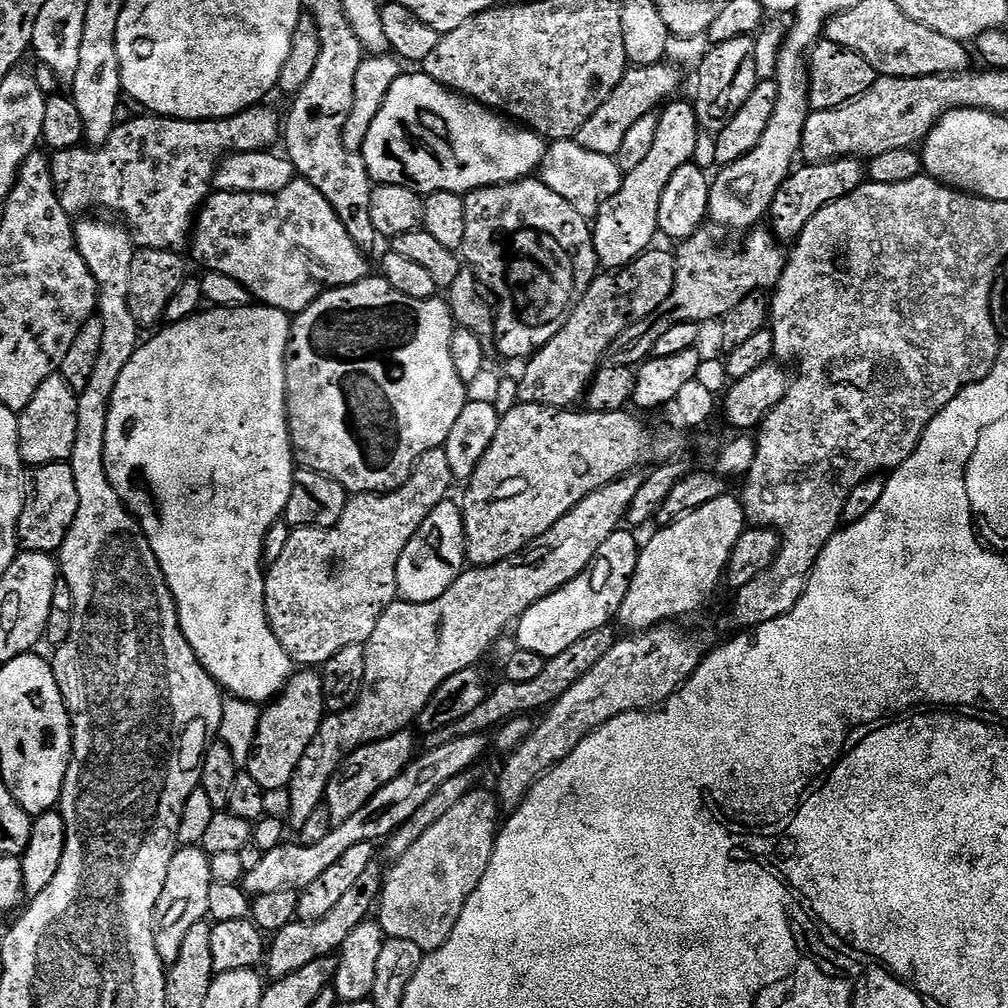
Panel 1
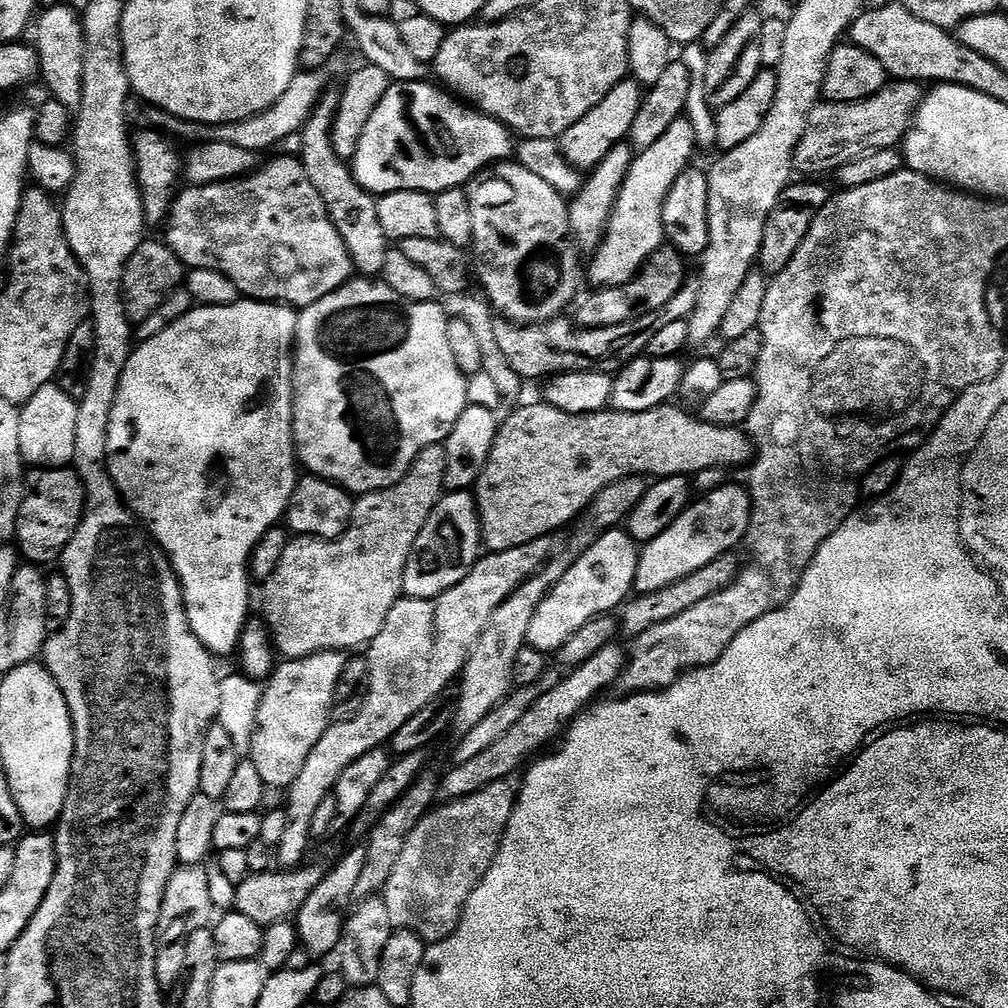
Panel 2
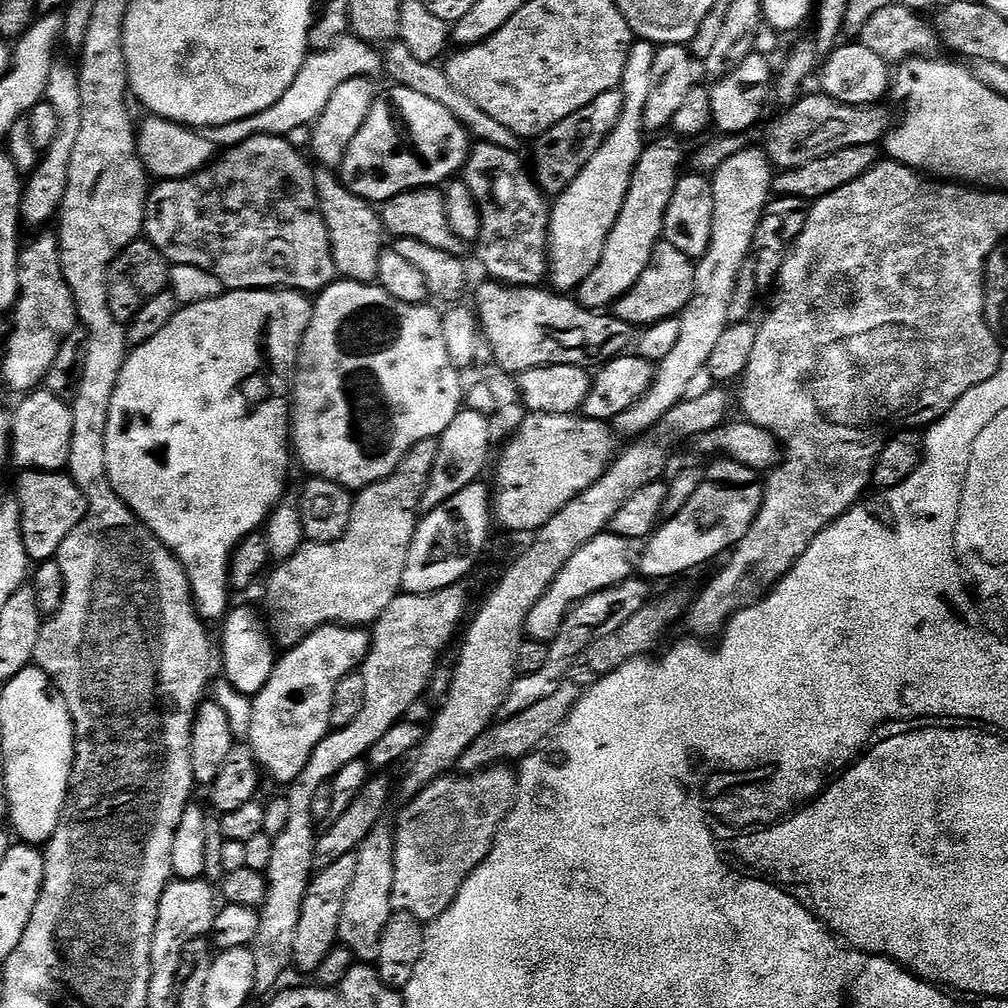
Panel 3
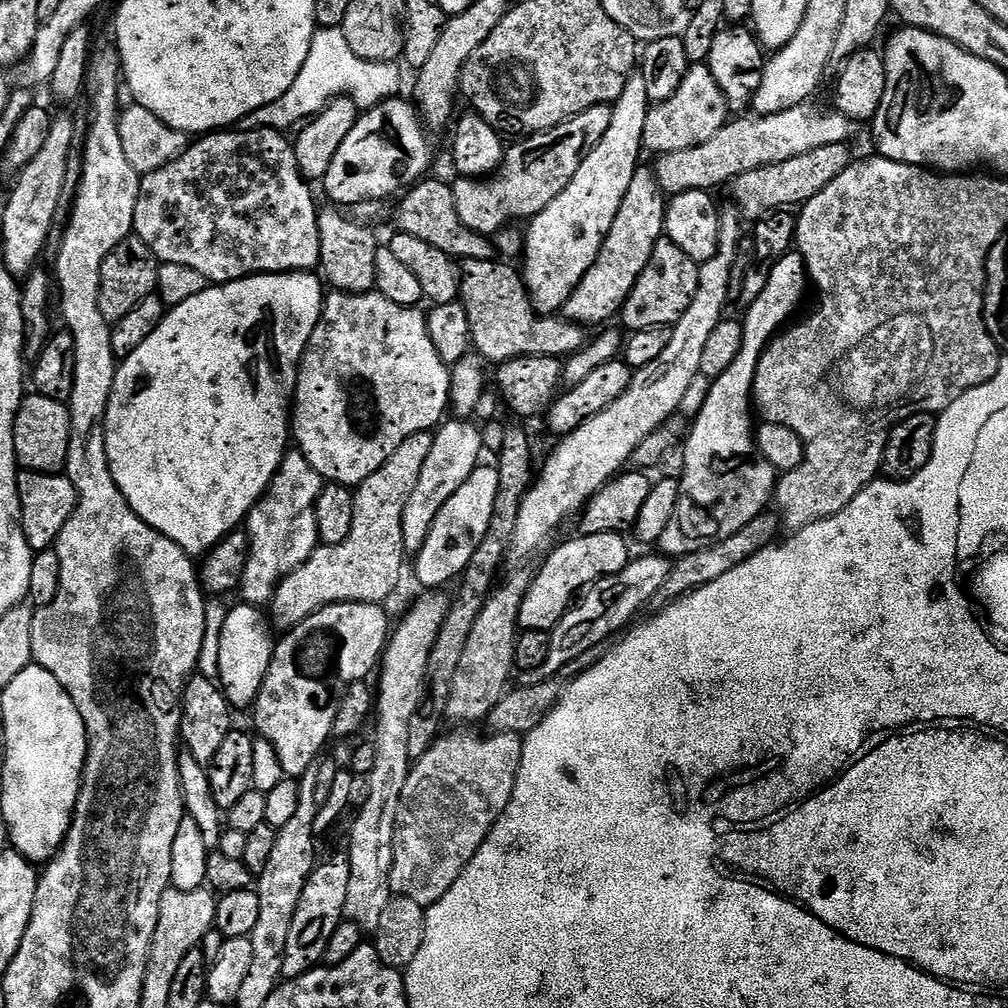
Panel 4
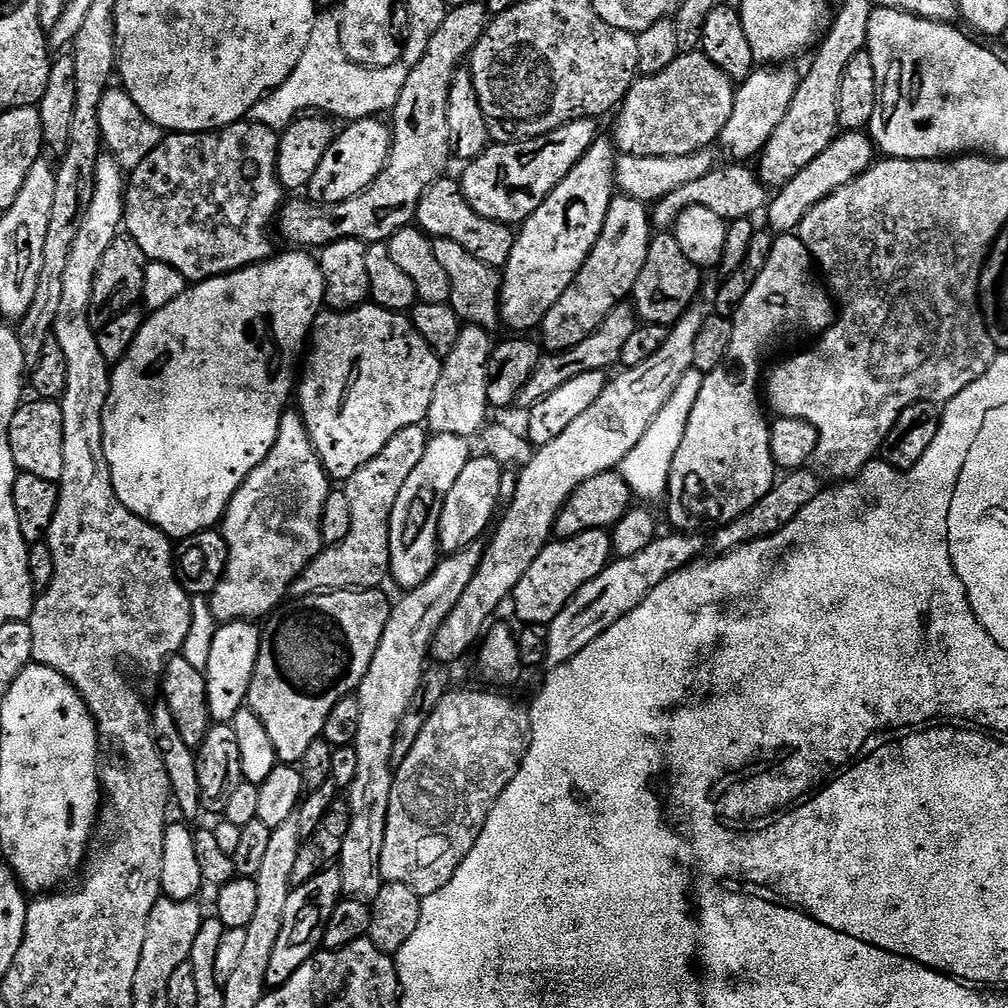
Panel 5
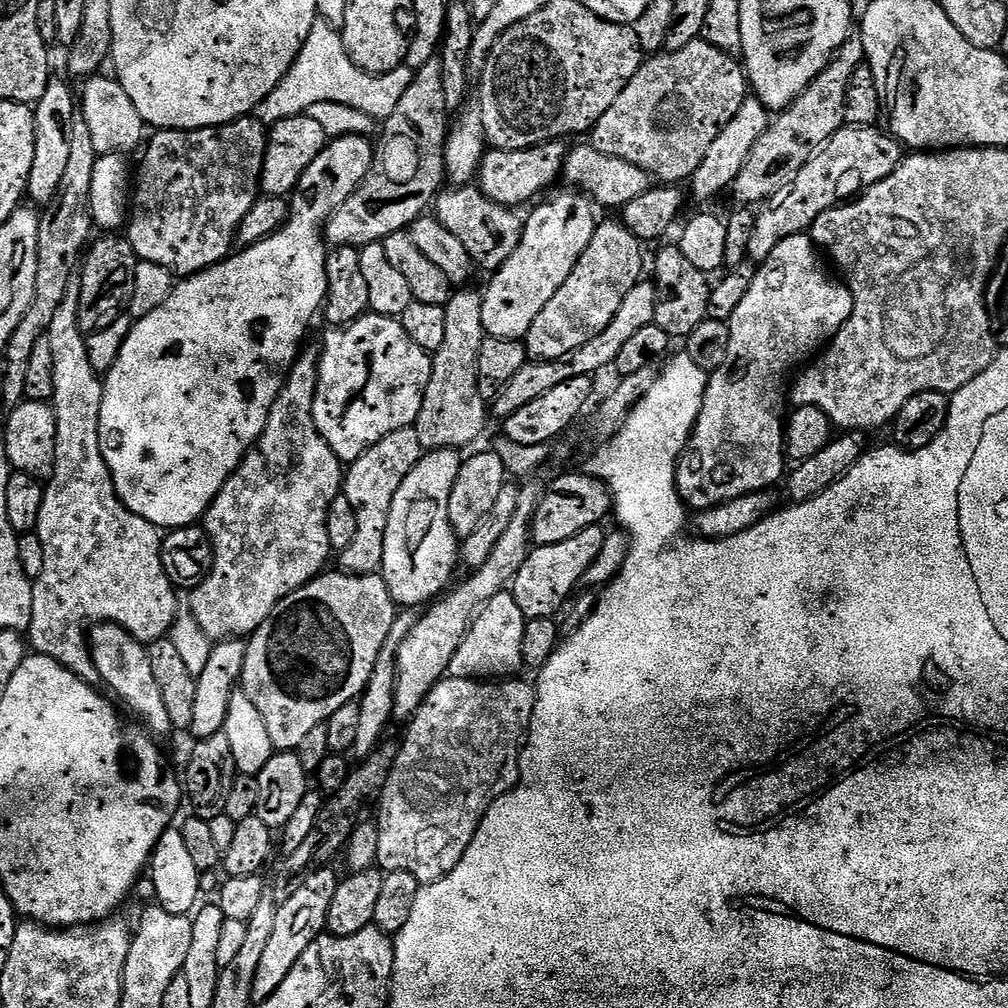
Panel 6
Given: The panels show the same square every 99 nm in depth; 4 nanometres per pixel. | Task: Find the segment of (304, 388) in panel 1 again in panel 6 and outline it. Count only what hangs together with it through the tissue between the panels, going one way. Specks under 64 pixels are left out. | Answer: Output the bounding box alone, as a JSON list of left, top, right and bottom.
[314,314,432,465]

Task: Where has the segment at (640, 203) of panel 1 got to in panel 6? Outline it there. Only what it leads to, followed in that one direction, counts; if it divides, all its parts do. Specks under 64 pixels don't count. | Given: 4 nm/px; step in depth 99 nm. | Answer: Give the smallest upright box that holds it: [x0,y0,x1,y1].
[526,219,645,361]

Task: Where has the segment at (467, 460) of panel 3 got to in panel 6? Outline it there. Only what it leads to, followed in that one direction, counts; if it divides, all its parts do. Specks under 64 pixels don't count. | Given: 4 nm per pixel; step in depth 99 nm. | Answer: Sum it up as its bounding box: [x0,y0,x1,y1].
[382,448,461,605]

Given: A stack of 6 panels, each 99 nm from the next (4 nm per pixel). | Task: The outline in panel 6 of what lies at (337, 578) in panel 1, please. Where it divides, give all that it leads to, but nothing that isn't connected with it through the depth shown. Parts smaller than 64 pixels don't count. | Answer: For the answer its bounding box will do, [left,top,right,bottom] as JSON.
[338,427,425,573]

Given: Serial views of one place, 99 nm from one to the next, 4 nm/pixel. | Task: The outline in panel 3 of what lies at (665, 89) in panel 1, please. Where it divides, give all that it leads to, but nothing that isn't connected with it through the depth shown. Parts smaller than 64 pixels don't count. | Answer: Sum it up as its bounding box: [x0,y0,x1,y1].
[530,91,623,194]

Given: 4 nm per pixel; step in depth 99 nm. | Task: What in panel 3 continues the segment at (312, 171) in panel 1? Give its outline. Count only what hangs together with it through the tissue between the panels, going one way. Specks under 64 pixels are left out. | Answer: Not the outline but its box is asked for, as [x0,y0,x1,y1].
[315,170,386,284]

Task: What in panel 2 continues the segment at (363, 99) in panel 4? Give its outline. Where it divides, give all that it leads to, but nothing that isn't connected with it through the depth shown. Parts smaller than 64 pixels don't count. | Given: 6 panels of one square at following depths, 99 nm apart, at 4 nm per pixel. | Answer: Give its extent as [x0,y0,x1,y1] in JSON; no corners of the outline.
[140,70,325,154]

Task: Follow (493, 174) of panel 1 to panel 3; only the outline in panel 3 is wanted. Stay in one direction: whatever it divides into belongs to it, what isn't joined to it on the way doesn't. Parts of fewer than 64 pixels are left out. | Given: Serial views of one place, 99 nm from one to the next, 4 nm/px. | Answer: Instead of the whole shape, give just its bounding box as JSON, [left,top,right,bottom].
[338,86,470,202]

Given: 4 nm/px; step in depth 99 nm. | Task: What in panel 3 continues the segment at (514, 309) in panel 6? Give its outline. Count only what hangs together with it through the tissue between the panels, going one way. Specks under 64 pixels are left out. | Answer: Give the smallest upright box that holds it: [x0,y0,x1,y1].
[548,39,657,294]

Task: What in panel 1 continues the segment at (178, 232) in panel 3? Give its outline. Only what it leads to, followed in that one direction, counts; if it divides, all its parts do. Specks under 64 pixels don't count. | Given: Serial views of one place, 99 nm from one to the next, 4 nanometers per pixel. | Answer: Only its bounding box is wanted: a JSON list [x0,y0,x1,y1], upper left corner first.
[190,178,370,314]

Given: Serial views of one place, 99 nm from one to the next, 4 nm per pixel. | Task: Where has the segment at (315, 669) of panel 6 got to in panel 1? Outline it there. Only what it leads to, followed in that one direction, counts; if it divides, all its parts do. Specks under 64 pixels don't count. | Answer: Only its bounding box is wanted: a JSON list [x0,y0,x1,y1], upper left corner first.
[246,670,325,794]

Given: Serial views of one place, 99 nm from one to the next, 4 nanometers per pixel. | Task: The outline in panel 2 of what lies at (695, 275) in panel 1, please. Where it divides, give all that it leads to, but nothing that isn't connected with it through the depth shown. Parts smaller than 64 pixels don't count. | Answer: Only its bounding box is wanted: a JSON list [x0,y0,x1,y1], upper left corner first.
[493,288,696,382]

